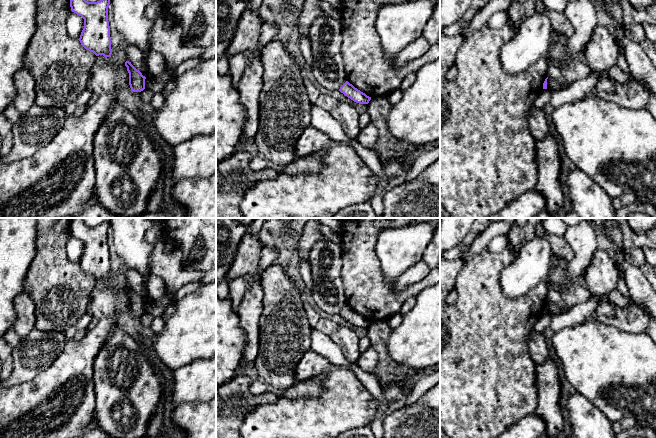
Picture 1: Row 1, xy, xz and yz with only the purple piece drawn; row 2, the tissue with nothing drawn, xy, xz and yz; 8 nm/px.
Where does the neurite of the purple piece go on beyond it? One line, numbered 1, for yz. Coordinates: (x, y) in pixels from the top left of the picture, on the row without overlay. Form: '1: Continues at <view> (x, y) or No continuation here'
1: No continuation here

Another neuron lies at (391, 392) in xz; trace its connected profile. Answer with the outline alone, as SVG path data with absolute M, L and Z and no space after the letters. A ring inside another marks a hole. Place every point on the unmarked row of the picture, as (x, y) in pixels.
M405 381L398 384L380 384L382 388L383 399L391 404L412 392L412 388L407 387L404 382Z

